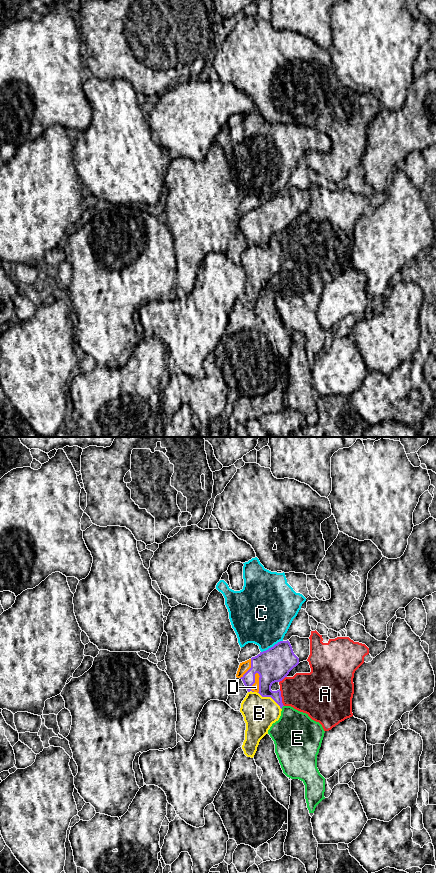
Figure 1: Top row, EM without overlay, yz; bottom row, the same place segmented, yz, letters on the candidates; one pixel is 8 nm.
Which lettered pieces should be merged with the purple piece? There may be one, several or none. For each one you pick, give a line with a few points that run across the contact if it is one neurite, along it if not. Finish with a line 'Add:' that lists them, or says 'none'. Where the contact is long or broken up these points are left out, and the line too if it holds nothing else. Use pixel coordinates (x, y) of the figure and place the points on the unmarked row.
Add: D

